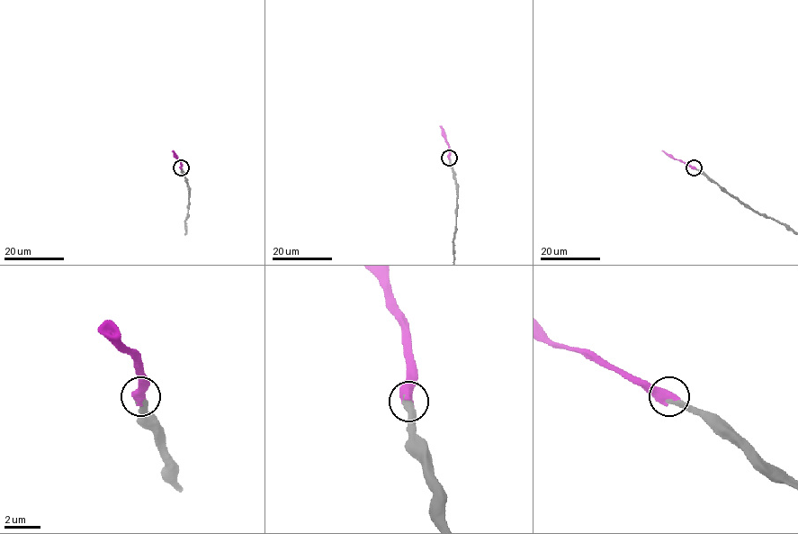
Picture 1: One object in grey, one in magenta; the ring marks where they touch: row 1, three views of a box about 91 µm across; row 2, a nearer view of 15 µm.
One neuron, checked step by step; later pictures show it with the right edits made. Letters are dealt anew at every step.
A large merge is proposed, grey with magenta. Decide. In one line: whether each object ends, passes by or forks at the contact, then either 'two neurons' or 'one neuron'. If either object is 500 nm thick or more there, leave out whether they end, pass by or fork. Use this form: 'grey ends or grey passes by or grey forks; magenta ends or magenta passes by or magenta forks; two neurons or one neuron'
one neuron

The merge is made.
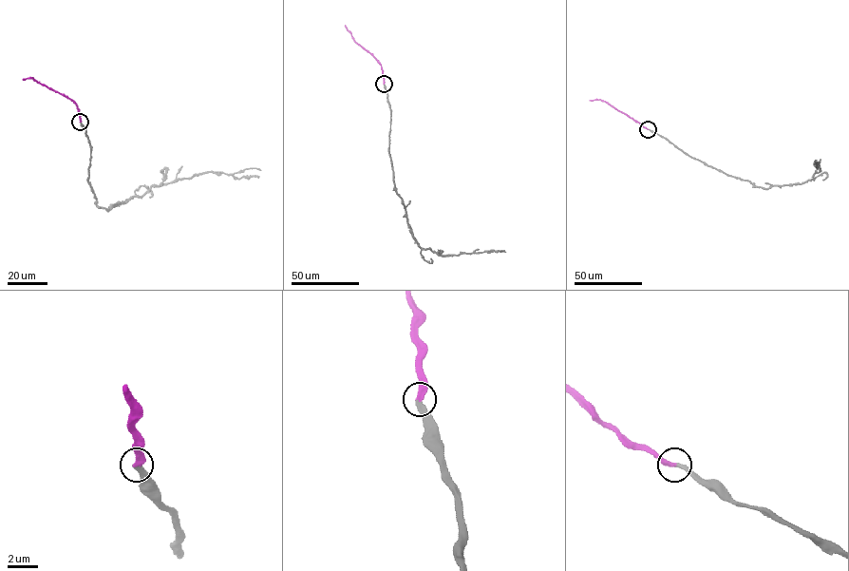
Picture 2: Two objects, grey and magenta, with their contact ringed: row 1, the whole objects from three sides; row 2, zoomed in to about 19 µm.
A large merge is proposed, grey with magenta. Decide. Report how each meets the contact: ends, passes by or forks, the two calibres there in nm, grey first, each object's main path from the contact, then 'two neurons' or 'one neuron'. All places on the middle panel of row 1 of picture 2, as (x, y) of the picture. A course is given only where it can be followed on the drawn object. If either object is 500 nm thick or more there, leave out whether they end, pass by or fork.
grey ends there; magenta ends there; 300 nm thick on the grey side, 360 nm on the other; grey runs (384, 84), (390, 112), (388, 152), (394, 189), (417, 243), (443, 256), (505, 252); magenta runs (384, 84), (381, 65), (354, 40), (345, 25); one neuron

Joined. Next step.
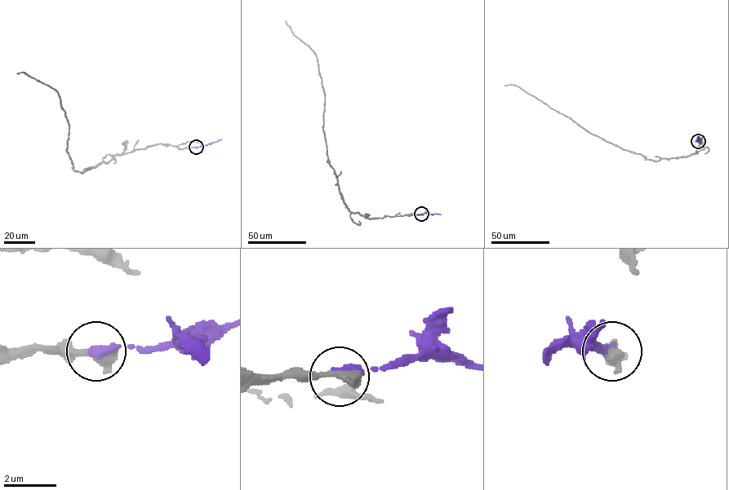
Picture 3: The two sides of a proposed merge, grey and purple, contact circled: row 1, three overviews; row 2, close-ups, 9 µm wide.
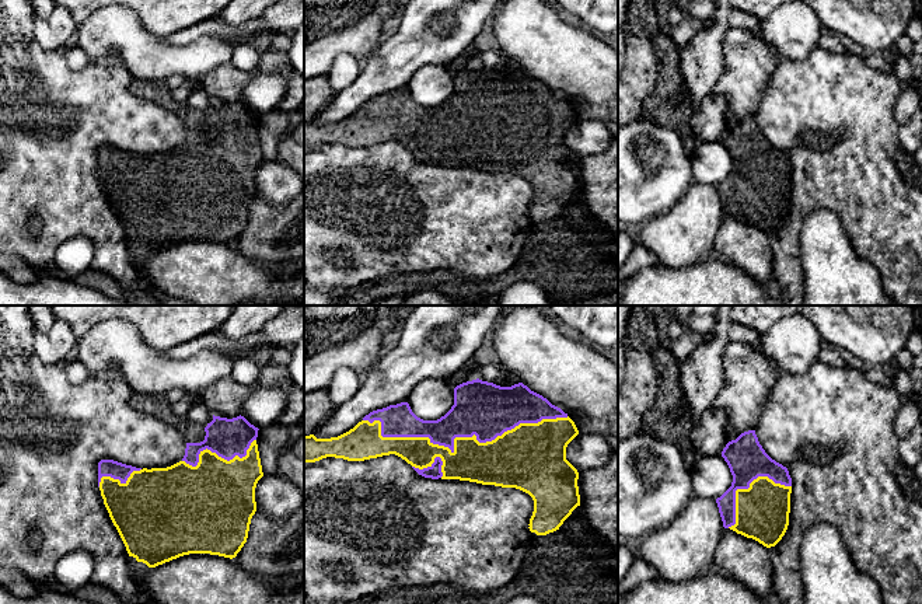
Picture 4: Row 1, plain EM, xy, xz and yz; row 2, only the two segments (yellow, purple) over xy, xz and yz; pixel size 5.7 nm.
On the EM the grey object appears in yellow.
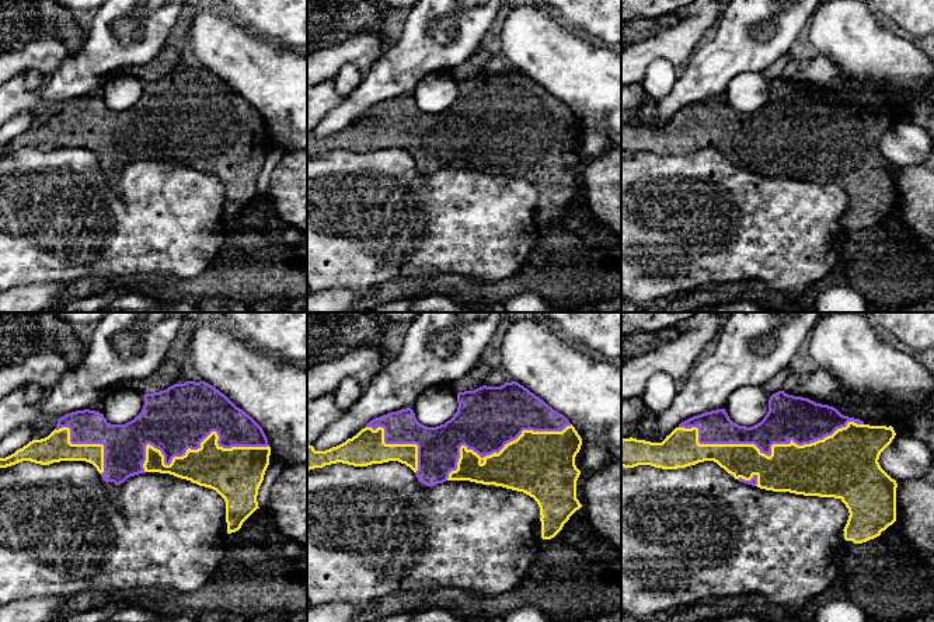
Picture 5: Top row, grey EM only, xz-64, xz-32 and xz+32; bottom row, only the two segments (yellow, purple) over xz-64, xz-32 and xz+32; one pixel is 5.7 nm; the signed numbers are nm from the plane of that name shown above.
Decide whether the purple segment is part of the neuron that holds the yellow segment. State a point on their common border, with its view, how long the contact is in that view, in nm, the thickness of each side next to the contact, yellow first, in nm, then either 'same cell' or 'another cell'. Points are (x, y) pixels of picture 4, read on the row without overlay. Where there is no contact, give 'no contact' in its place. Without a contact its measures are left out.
contact xz (456, 124); length 1200 nm; calibres 240 and 320 nm; same cell

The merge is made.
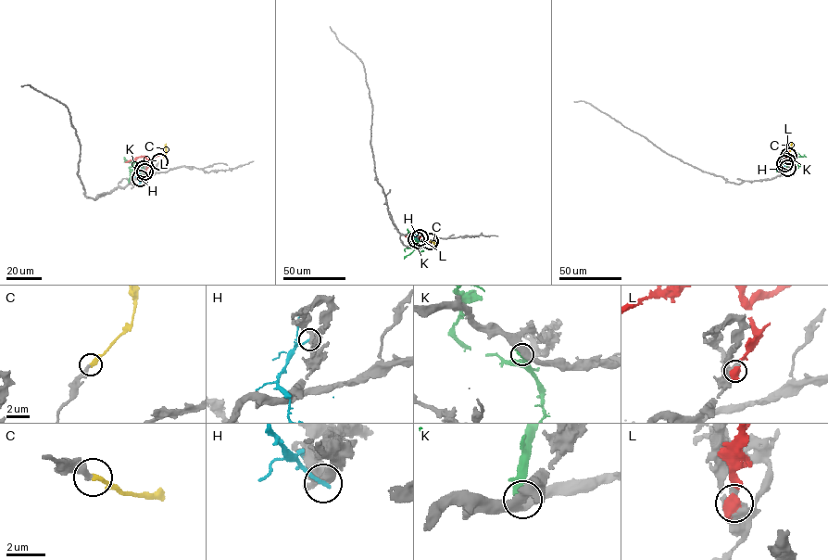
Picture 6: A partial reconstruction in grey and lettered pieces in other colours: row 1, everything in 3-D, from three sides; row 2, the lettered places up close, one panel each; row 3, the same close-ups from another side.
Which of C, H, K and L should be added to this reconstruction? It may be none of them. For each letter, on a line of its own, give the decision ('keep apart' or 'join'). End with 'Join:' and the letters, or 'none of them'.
C: join
H: keep apart
K: keep apart
L: keep apart
Join: C

